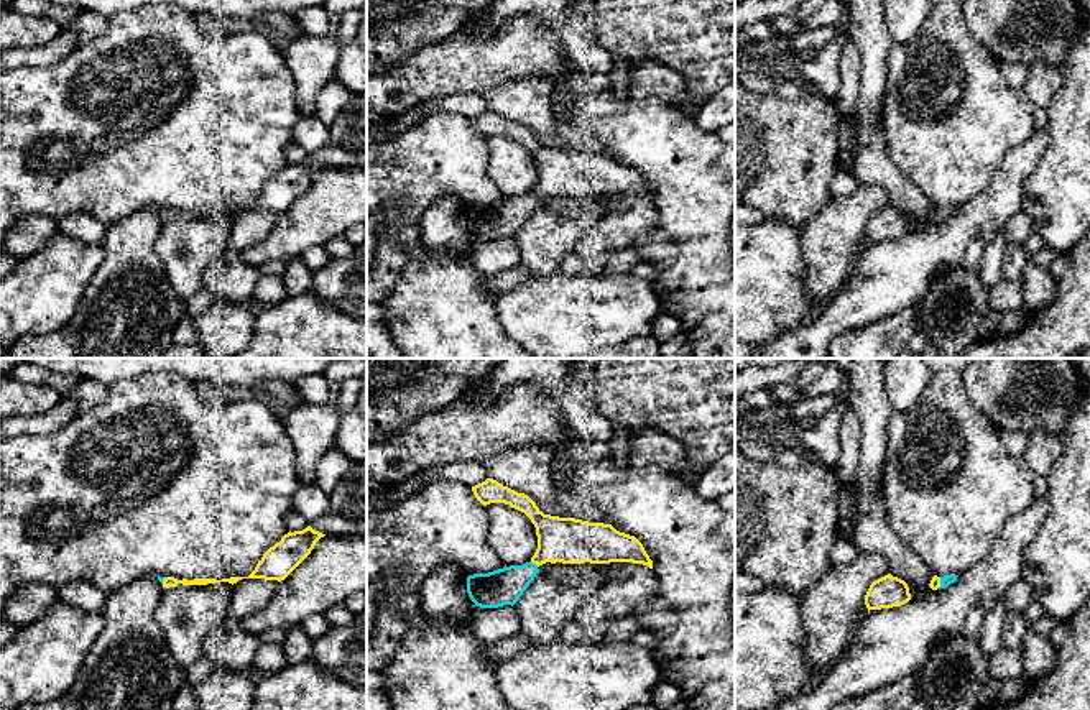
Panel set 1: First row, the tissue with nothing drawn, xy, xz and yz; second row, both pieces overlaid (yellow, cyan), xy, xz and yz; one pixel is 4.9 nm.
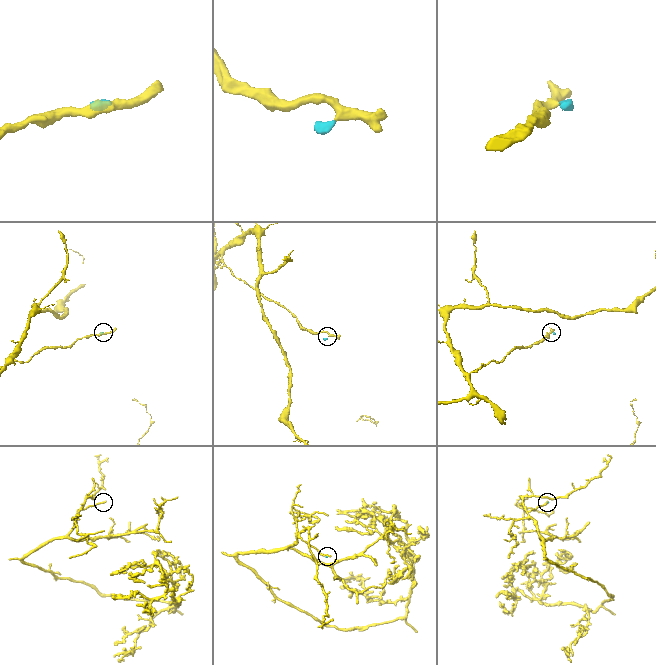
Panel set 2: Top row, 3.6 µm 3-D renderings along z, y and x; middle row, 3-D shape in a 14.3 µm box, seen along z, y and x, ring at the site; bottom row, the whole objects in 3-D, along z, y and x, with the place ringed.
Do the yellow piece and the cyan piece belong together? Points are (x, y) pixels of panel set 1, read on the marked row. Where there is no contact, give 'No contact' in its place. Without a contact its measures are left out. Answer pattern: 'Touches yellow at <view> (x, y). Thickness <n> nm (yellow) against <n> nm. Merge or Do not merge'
Touches yellow at xz (535, 562). Thickness 220 nm (yellow) against 180 nm. Merge

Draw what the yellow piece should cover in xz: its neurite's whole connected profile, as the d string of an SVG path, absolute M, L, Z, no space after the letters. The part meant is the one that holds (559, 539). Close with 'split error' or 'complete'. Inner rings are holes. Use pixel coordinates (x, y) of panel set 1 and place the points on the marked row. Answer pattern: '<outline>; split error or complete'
M493 478L472 486L472 491L483 506L505 503L524 513L538 536L538 549L529 562L467 577L467 593L475 606L513 606L534 580L538 567L546 562L633 562L653 569L653 560L643 544L612 524L544 514L528 495L503 486Z; split error

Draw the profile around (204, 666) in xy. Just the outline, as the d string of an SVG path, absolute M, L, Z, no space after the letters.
M202 654L194 664L191 664L189 667L184 667L184 677L187 684L191 684L194 680L201 680L210 675L215 669L217 667L212 662L212 659Z

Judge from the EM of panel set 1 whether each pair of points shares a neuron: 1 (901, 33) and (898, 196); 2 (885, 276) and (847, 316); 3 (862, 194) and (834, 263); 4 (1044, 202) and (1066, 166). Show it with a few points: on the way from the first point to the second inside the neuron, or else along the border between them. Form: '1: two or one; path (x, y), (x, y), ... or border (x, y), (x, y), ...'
1: two; border (883, 17), (888, 33), (895, 41)
2: one; path (877, 286), (857, 306)
3: one; path (854, 211), (834, 234), (834, 247)
4: one; path (1053, 194), (1066, 181), (1066, 175)

